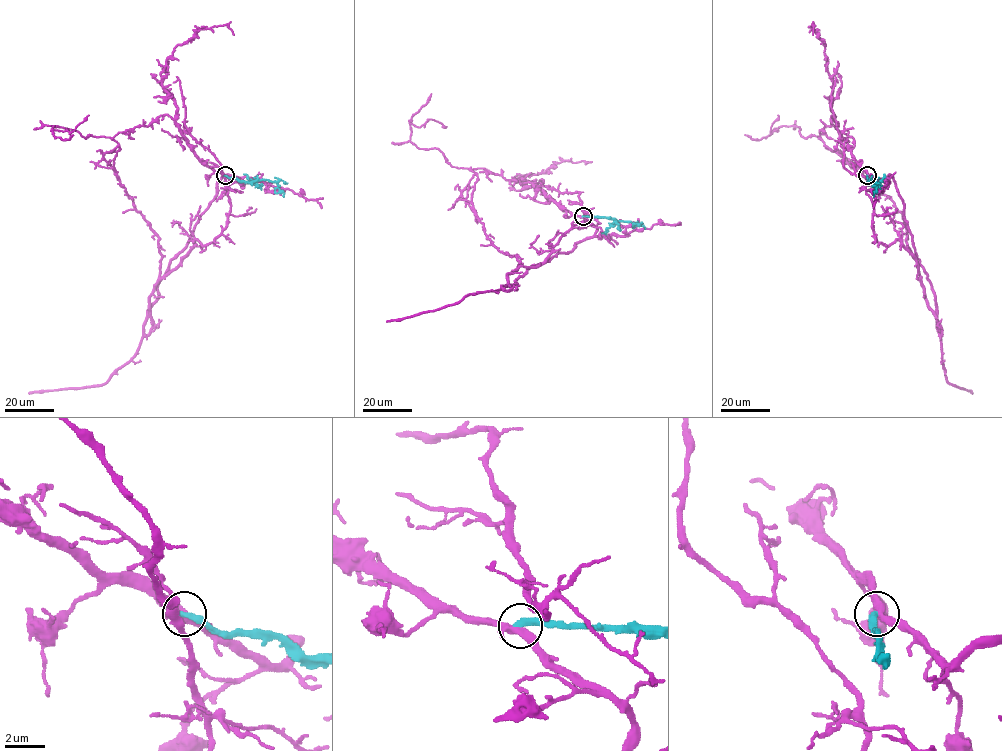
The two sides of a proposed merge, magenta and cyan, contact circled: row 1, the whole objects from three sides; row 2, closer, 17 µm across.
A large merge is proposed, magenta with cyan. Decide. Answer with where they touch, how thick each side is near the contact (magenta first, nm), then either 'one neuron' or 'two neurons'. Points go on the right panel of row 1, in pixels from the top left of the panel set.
at (867, 175); 420 nm thick on the magenta side, 320 nm on the other; two neurons

